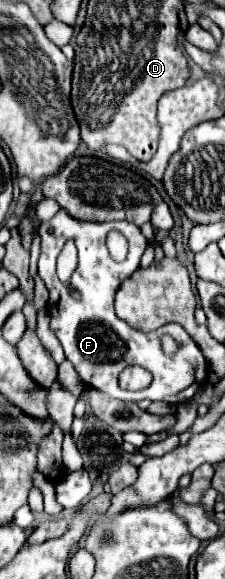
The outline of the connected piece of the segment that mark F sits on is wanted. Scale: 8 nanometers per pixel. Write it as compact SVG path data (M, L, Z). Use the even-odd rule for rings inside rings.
M60 209L50 221L40 225L42 237L42 253L40 253L40 277L50 291L48 311L50 311L50 329L60 339L66 359L74 365L82 383L124 401L166 401L170 405L180 405L192 401L192 397L200 391L208 377L208 363L200 351L200 347L192 341L192 337L178 323L168 323L156 331L138 331L128 323L116 317L114 313L114 293L120 283L132 275L140 267L140 257L148 245L148 239L142 235L140 227L130 221L110 221L110 223L92 223L70 217L64 209ZM54 229L54 233L50 233ZM110 229L118 229L128 239L128 257L122 263L116 263L108 249L104 235ZM74 239L78 249L78 267L70 277L70 285L80 291L80 301L74 301L68 293L68 287L56 277L56 257L60 255L64 243ZM168 333L180 343L180 351L174 357L166 357L160 347L160 335ZM128 365L146 367L154 381L144 391L122 393L118 387L118 375Z

